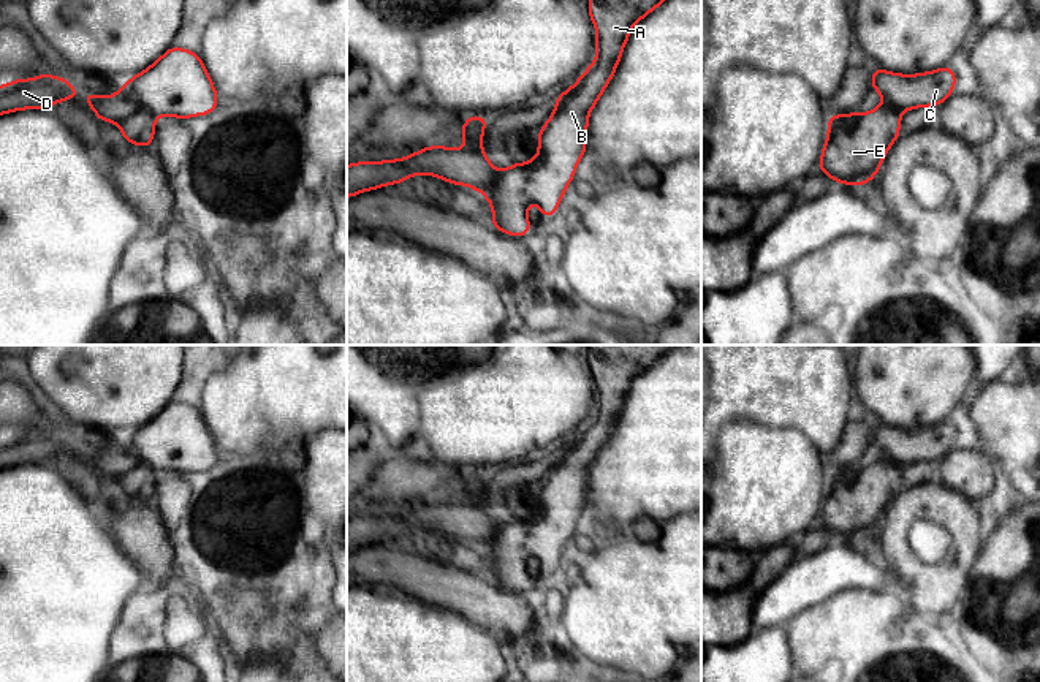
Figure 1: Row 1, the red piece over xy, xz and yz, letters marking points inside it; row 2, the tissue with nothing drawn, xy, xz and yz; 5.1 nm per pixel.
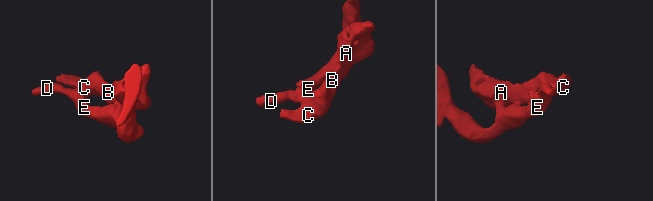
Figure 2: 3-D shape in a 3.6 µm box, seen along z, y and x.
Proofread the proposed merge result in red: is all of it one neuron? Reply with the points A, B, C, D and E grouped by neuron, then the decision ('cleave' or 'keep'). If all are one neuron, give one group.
groups A B C / D E; cleave

